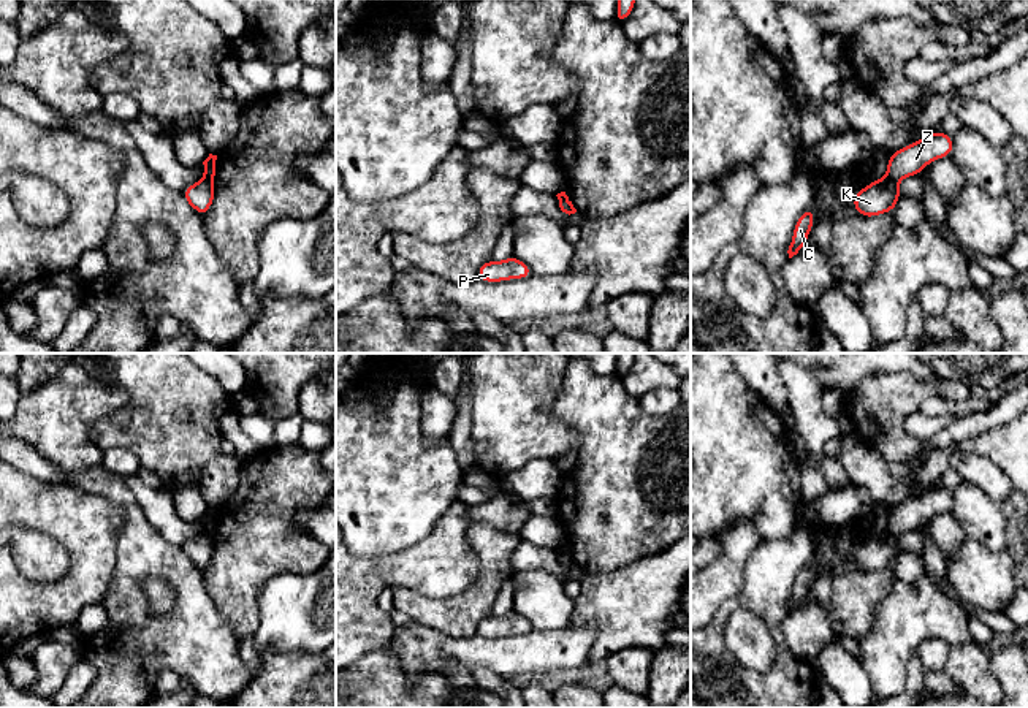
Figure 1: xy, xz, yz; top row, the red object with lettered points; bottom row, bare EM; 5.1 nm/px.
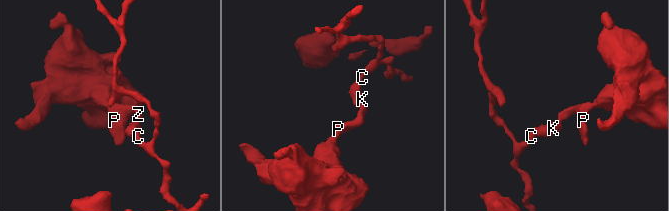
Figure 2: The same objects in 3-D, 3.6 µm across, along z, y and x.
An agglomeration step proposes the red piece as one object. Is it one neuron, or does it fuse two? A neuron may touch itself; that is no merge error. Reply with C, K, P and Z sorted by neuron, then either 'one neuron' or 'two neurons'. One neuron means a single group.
C K / P Z; two neurons

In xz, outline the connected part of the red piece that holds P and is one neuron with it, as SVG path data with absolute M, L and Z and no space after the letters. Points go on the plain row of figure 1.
M513 610L504 616L488 615L477 626L477 634L482 637L504 637L510 634L527 634L531 630L531 622Z

